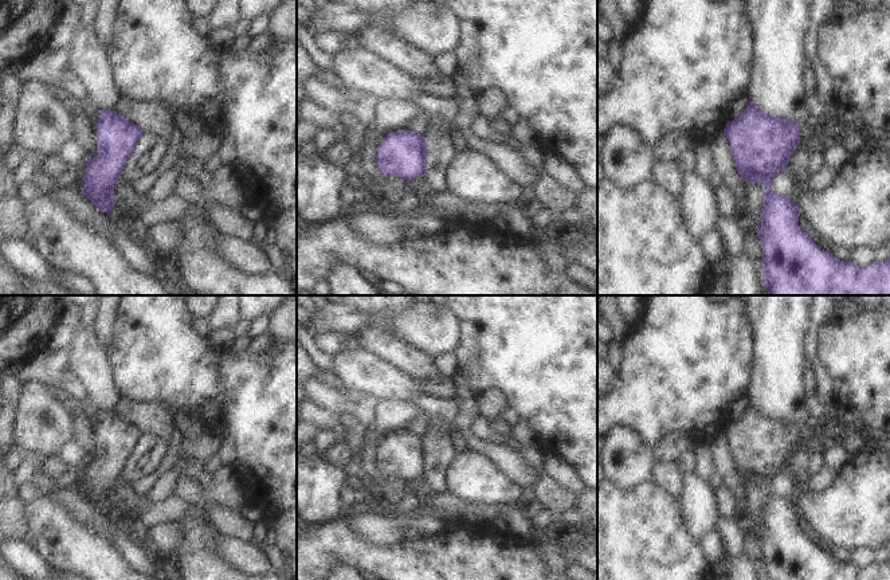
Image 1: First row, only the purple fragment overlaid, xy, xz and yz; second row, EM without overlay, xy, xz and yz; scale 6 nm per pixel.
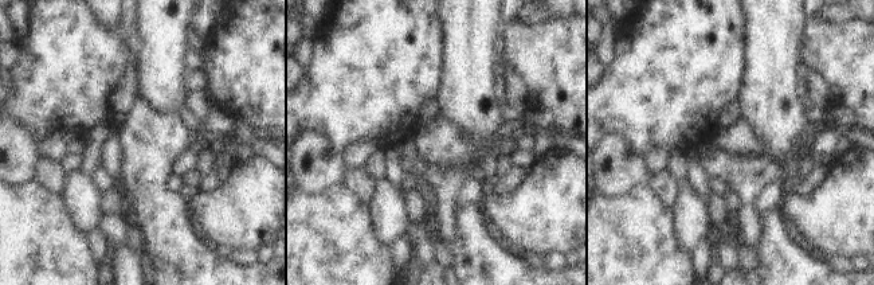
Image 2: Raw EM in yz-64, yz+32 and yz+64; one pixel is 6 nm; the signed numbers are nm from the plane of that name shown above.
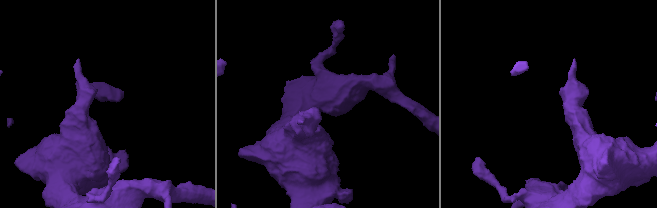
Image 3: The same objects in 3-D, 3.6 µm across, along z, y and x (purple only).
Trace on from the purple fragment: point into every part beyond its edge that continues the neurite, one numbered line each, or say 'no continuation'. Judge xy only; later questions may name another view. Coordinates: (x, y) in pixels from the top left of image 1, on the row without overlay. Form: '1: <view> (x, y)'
no continuation

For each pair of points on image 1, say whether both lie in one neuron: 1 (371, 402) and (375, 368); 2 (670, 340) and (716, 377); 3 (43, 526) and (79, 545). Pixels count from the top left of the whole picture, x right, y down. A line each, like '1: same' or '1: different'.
1: different
2: same
3: same

